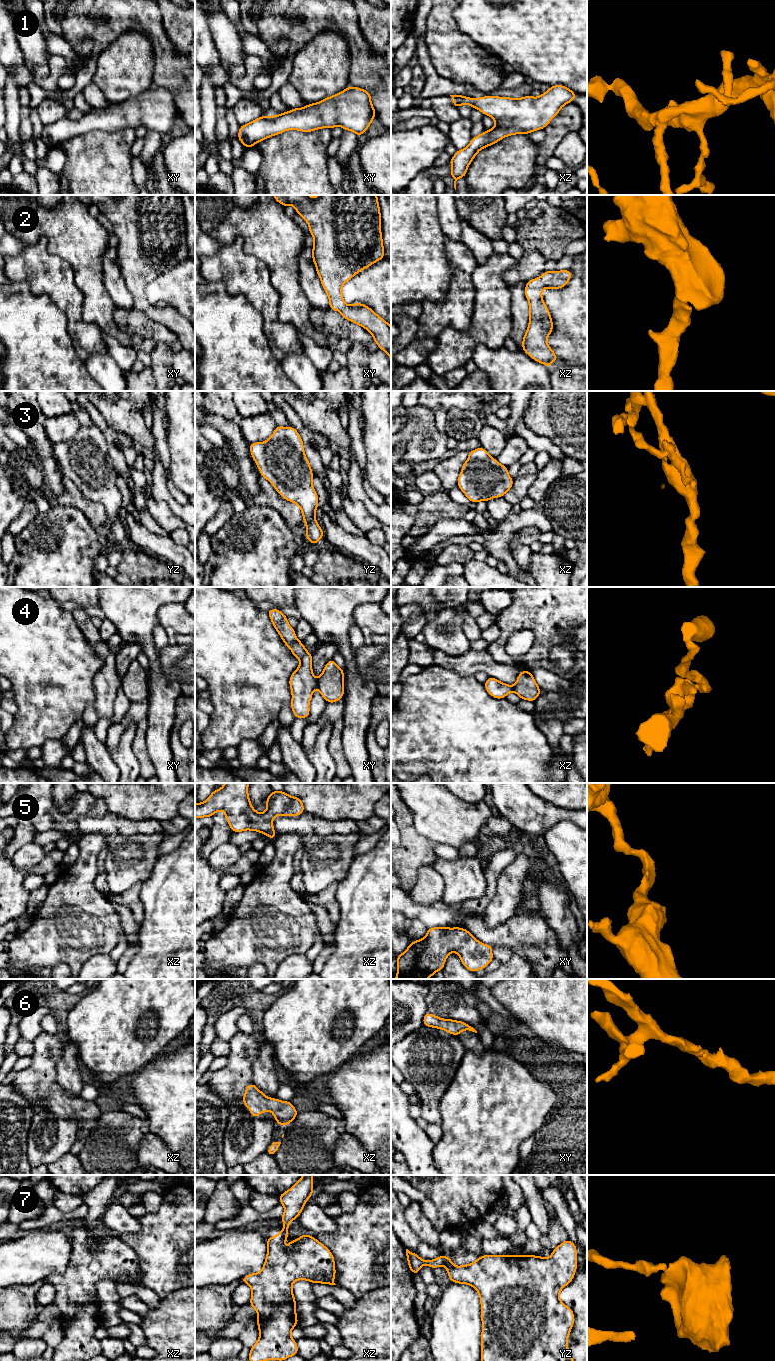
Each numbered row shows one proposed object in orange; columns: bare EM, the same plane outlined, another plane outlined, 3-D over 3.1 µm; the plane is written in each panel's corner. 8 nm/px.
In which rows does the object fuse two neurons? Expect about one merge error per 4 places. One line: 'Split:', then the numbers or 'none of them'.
Split: 4, 7

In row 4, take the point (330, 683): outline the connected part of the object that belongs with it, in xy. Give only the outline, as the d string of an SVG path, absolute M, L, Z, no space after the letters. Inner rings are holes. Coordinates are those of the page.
M333 659L326 663L316 688L328 703L335 703L344 696L344 670Z

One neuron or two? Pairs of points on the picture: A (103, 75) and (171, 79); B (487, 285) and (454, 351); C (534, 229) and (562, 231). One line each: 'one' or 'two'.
A: two
B: one
C: one

